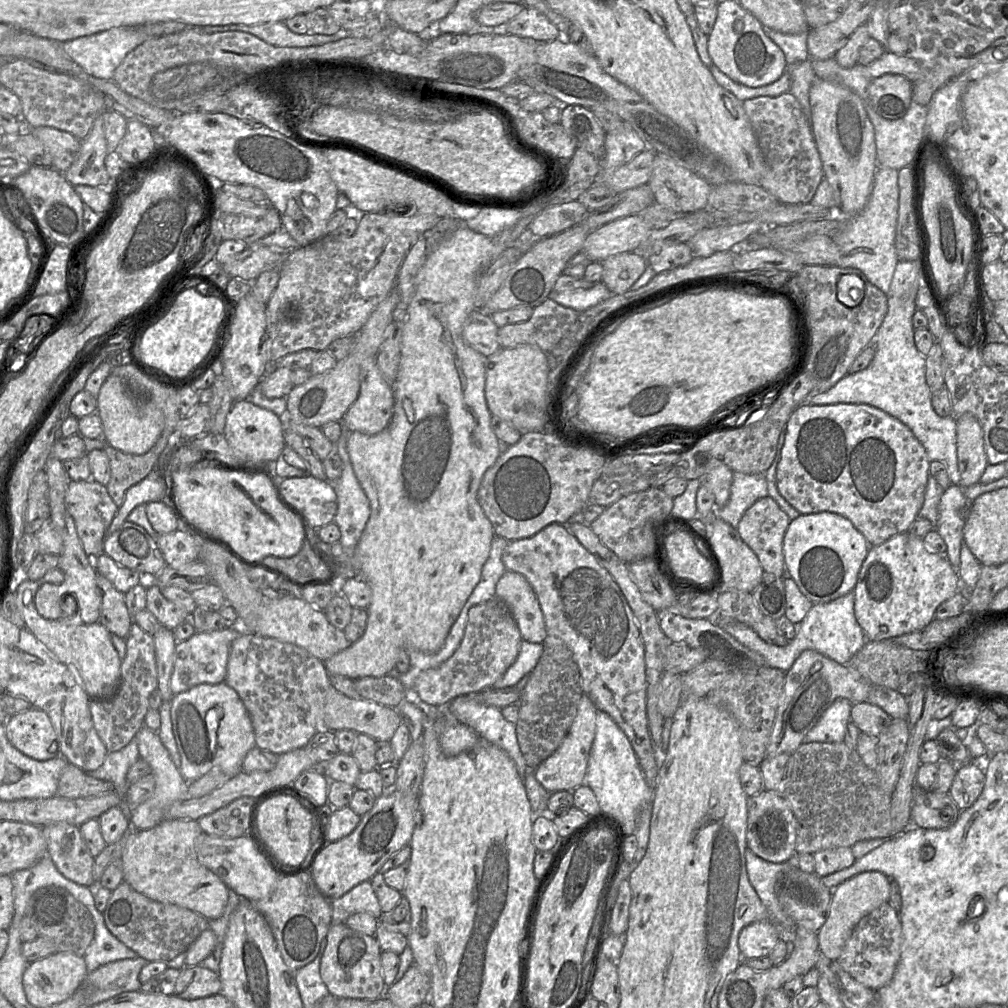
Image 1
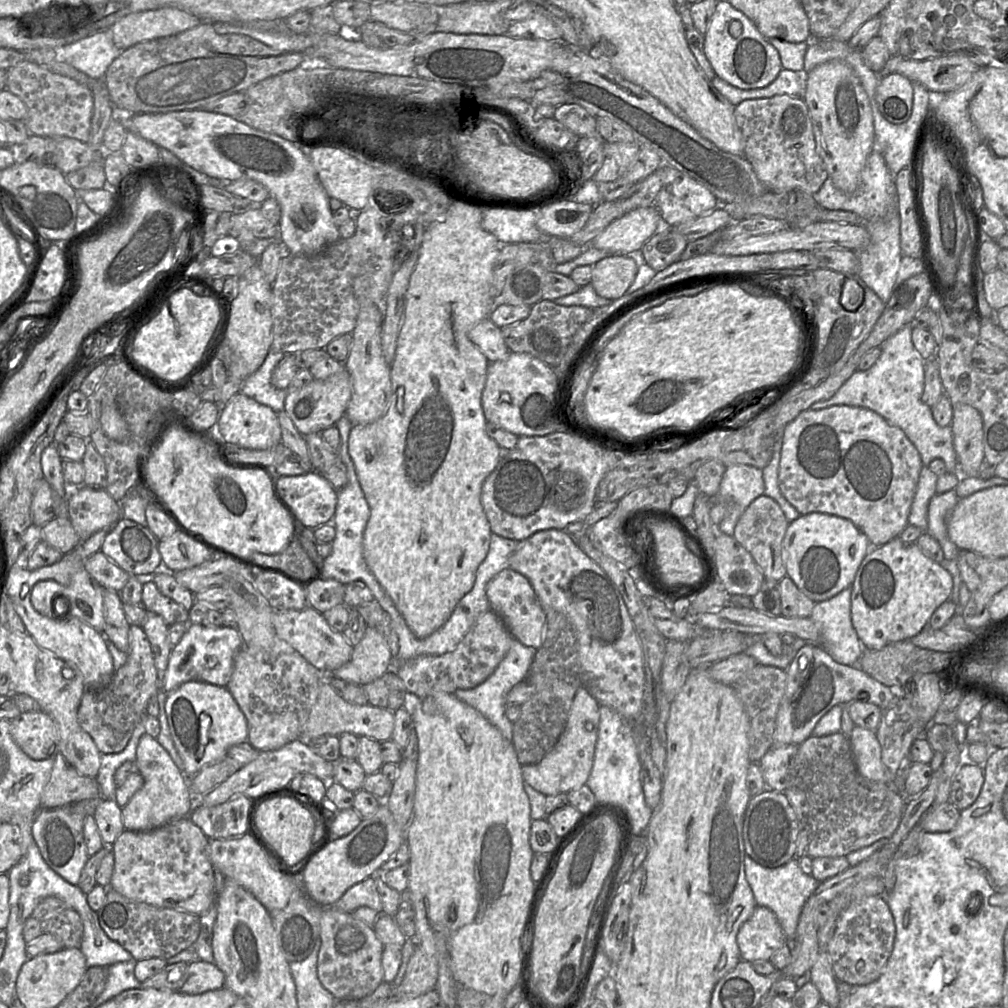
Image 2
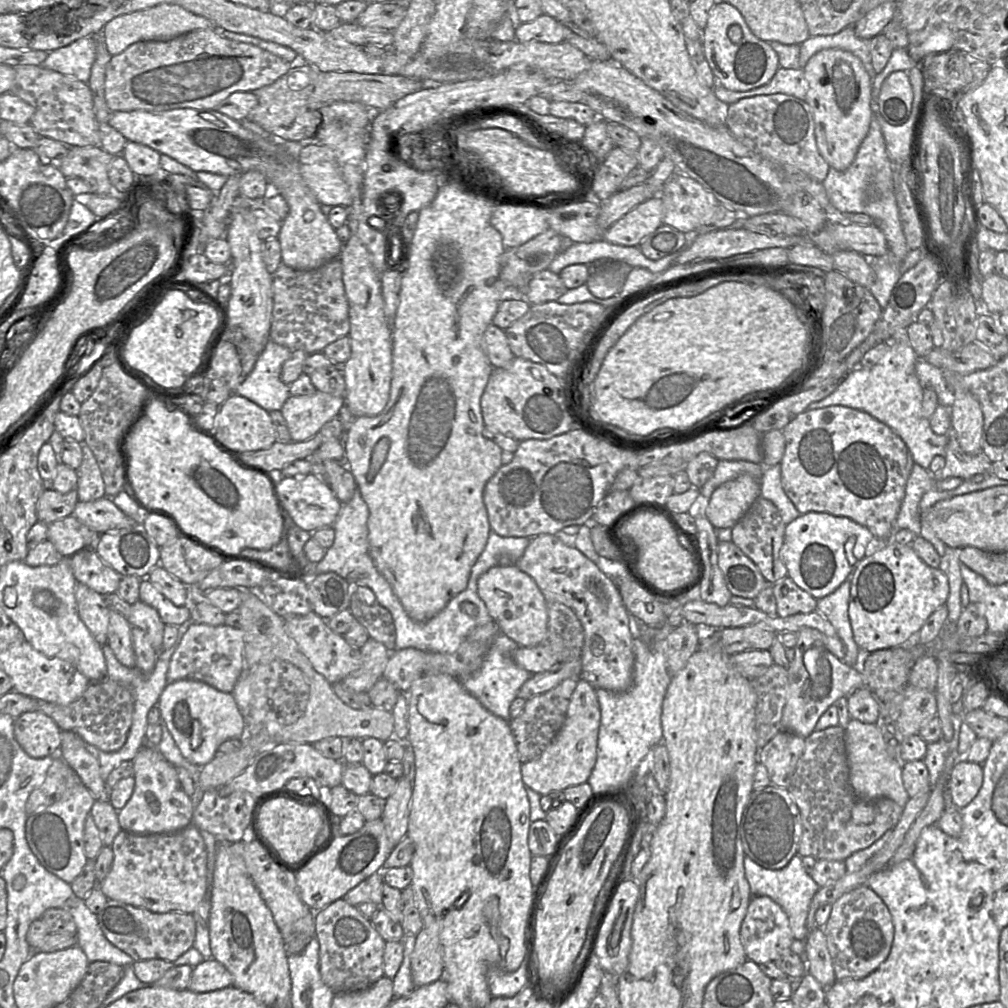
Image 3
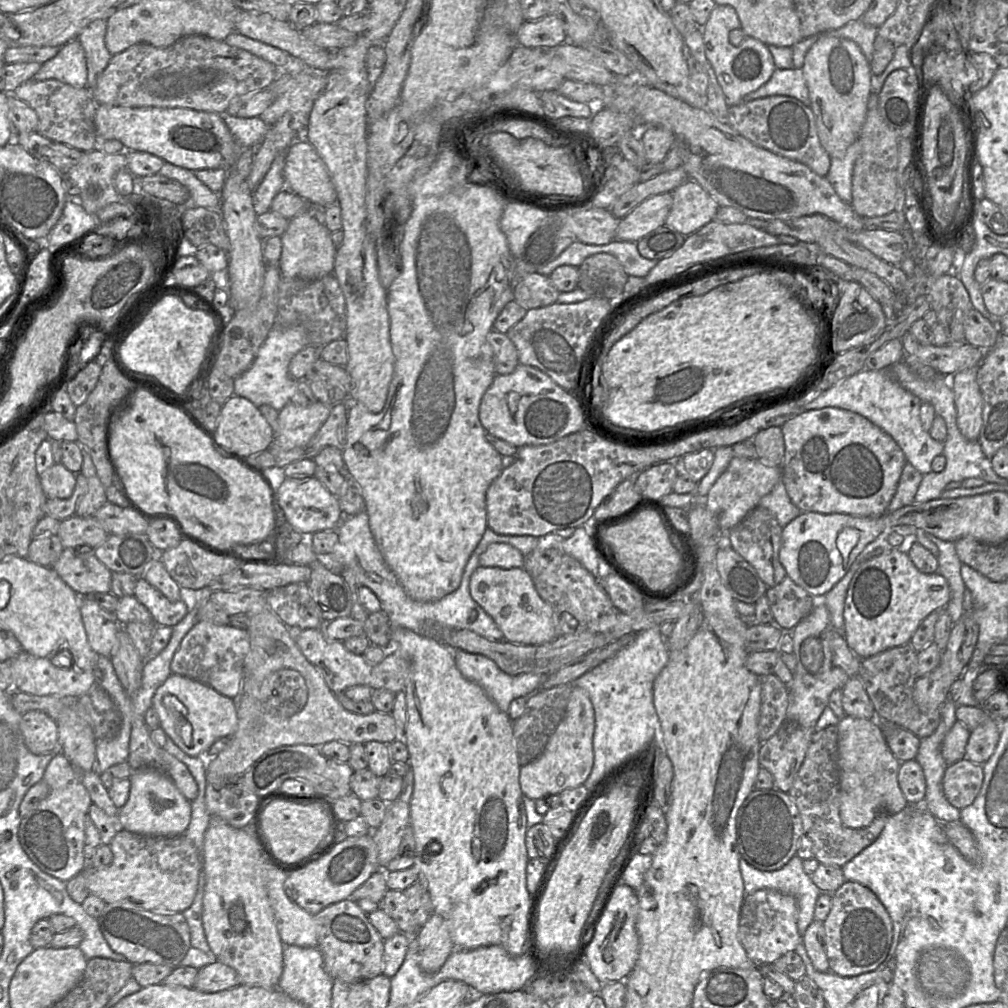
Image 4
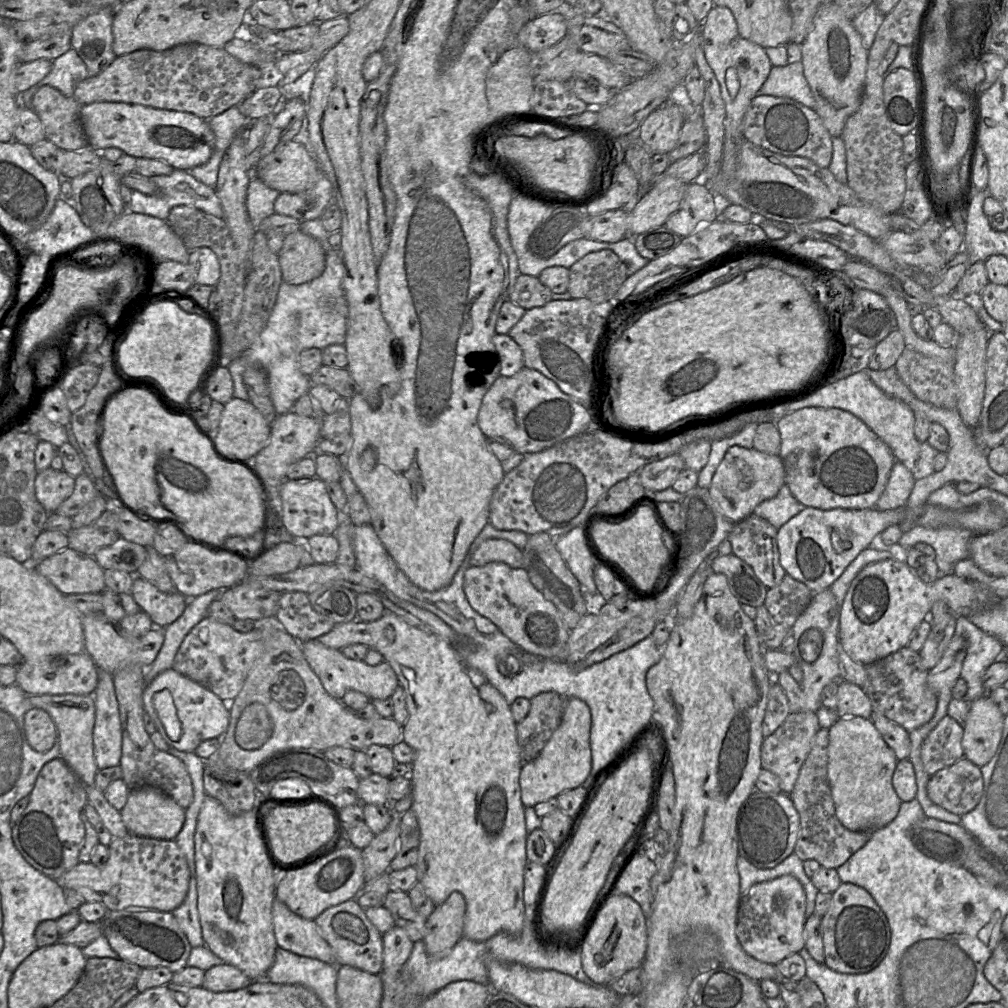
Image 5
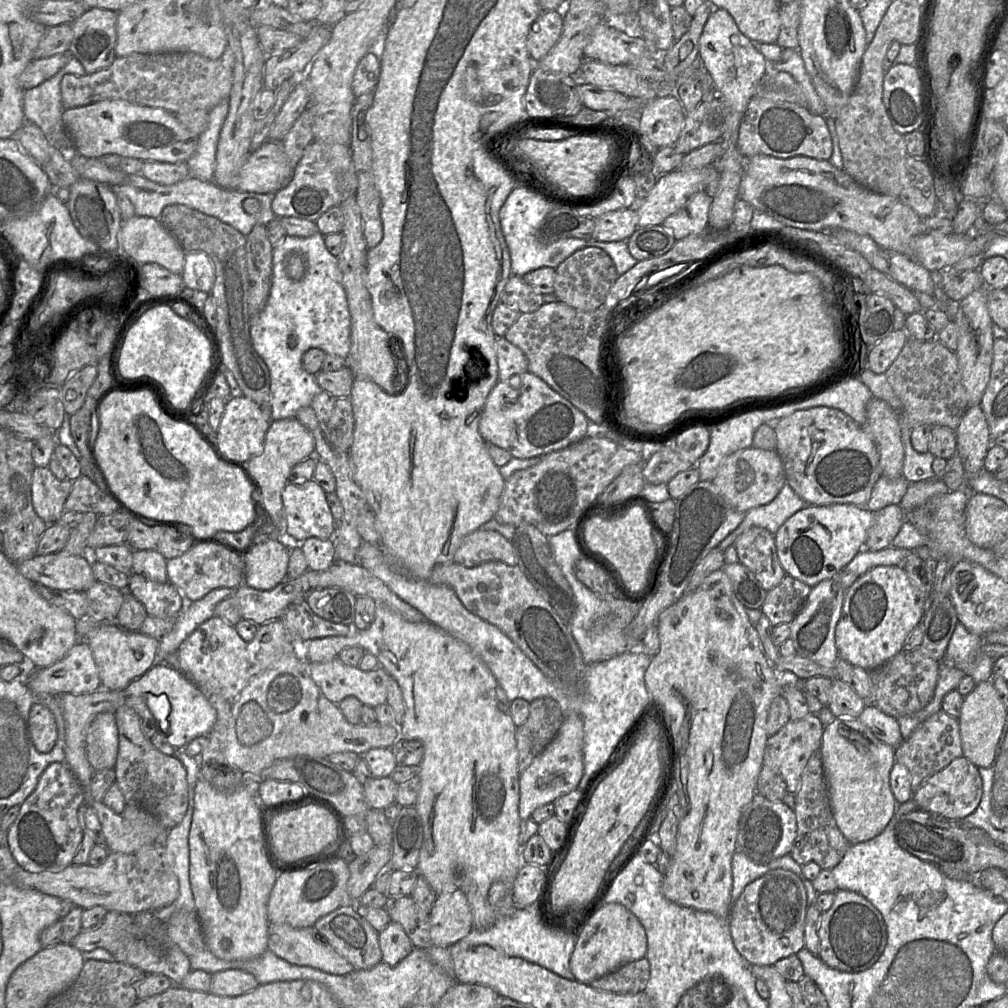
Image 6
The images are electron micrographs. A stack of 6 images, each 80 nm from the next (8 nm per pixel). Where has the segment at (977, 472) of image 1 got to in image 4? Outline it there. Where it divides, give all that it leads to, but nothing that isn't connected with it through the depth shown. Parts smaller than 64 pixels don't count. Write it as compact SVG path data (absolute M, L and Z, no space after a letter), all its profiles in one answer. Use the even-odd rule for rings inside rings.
M978 367L958 371L951 376L957 425L962 435L970 441L978 440L983 420L983 397L977 381Z

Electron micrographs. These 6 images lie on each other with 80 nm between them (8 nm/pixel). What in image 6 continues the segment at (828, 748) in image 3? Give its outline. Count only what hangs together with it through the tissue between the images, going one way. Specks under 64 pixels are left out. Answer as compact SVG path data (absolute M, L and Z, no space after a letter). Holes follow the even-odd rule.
M820 750L809 758L794 798L797 835L789 854L801 866L815 862L822 869L832 870L841 862L851 844L843 836L833 817Z

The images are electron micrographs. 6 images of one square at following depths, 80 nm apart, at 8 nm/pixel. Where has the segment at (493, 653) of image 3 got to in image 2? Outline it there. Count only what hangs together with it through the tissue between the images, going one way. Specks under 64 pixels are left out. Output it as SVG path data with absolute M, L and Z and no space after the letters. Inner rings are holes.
M513 637L509 649L494 672L479 685L470 689L457 689L454 695L462 702L477 709L486 719L497 727L502 735L512 742L513 723L506 716L506 696L511 688L521 682L530 672L536 649L524 646Z

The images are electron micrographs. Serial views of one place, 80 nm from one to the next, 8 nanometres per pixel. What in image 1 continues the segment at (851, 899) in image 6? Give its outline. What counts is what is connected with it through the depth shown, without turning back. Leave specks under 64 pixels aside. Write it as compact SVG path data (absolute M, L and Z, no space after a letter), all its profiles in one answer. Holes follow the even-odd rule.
M887 902L859 921L836 961L856 981L877 991L892 980L900 960L901 946L900 917L898 912Z

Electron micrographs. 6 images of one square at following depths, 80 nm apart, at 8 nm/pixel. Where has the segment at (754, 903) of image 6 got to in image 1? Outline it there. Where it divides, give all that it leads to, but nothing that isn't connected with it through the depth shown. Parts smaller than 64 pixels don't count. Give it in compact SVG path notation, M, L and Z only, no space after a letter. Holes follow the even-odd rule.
M761 920L745 926L738 937L743 960L767 957L781 939L779 926L771 920Z

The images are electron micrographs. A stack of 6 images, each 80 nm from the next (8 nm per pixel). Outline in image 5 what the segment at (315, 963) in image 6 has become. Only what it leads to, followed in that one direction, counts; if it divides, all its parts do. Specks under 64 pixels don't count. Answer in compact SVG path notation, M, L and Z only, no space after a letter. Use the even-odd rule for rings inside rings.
M276 898L272 903L272 920L279 948L336 965L333 950L321 937L314 920L301 918Z

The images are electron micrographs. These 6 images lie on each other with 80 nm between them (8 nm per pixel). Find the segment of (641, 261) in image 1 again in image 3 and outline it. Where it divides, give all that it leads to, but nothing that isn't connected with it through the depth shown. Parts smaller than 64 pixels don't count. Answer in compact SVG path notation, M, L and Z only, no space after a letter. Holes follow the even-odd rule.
M596 260L597 265L590 266L590 275L585 283L589 292L601 299L618 294L632 267L618 260Z

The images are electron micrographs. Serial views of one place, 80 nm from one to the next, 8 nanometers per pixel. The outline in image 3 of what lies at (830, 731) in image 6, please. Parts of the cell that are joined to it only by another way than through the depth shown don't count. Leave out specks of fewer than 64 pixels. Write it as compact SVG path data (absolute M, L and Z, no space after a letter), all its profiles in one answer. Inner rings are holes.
M851 718L845 728L845 745L849 764L849 780L857 798L851 811L851 822L856 825L872 823L875 818L874 802L882 798L889 798L904 807L909 796L902 780L903 763L889 756L877 725Z

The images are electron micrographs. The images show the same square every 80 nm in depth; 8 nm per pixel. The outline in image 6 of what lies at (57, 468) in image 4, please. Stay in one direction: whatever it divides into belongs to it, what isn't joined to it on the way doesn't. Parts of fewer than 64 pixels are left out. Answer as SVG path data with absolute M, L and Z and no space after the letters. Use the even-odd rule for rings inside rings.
M36 466L31 485L32 504L36 514L48 525L55 523L65 511L72 482L57 479L48 467Z

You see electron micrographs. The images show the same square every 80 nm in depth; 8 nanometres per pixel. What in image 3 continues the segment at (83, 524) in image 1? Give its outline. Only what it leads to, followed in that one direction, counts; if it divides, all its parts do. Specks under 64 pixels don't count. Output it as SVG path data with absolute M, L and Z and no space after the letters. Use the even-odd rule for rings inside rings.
M107 496L95 501L78 501L71 515L99 534L137 524L114 504L112 498Z

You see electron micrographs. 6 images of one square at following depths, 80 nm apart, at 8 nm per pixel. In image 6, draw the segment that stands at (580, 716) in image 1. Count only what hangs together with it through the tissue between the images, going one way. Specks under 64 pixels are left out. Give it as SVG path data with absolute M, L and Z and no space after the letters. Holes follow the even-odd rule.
M568 715L555 738L519 776L519 816L522 822L530 819L538 807L554 803L560 796L577 789L584 772L583 746L583 721L579 715Z

